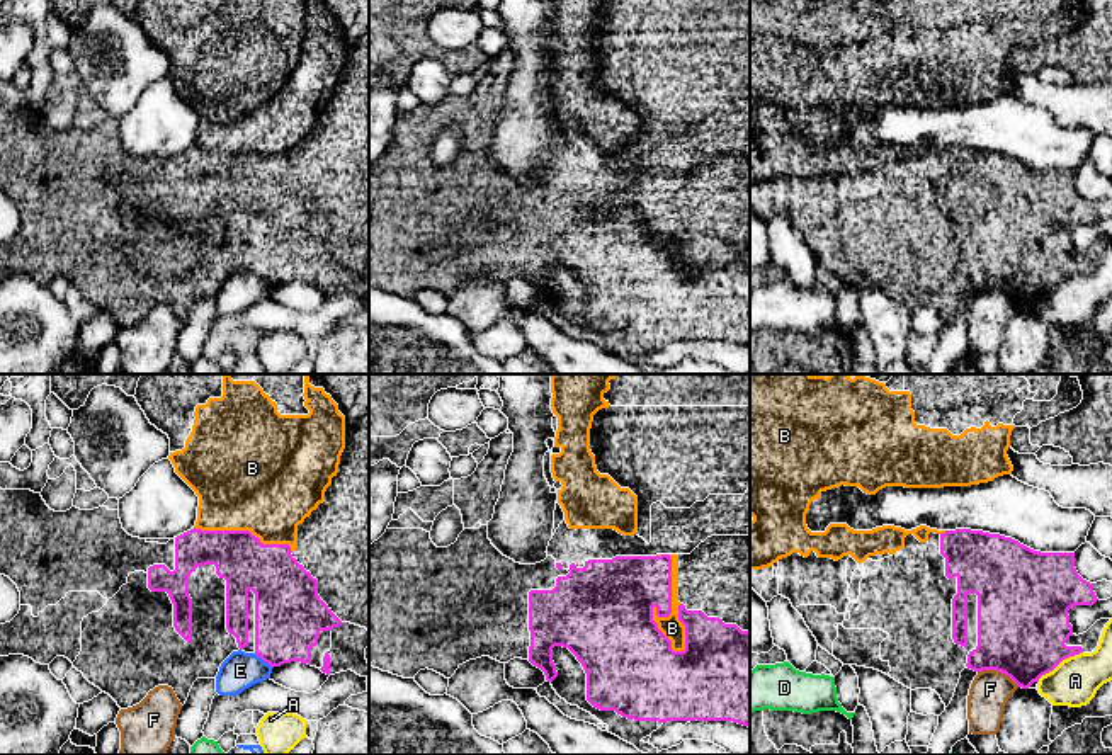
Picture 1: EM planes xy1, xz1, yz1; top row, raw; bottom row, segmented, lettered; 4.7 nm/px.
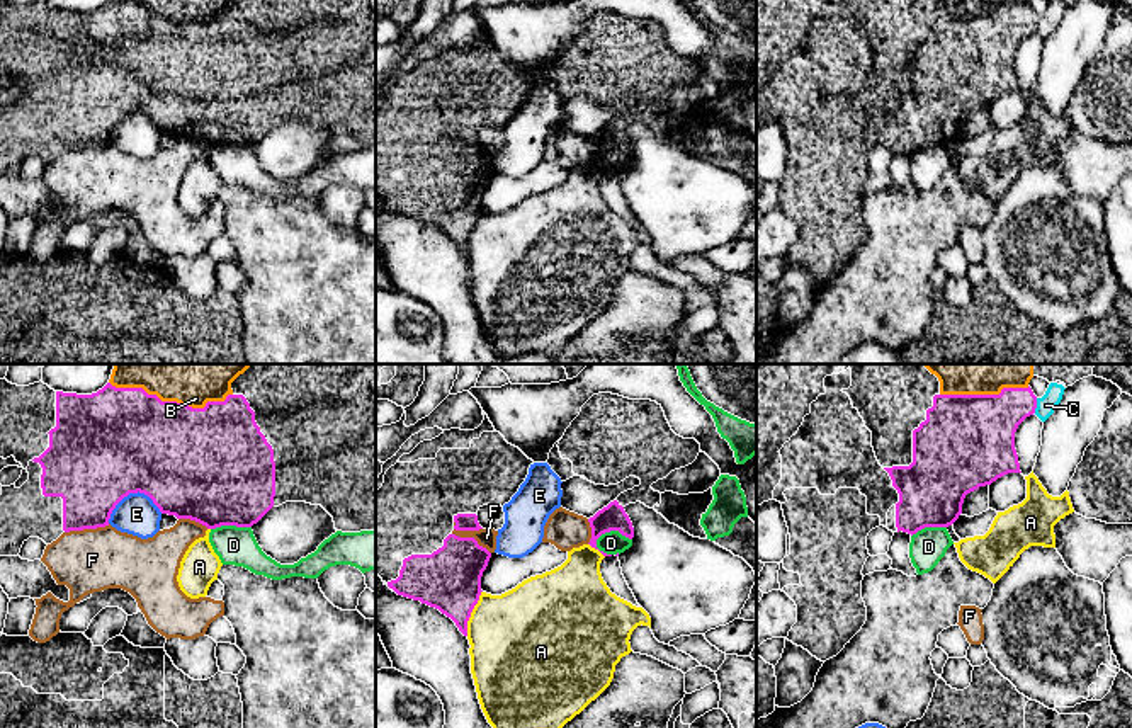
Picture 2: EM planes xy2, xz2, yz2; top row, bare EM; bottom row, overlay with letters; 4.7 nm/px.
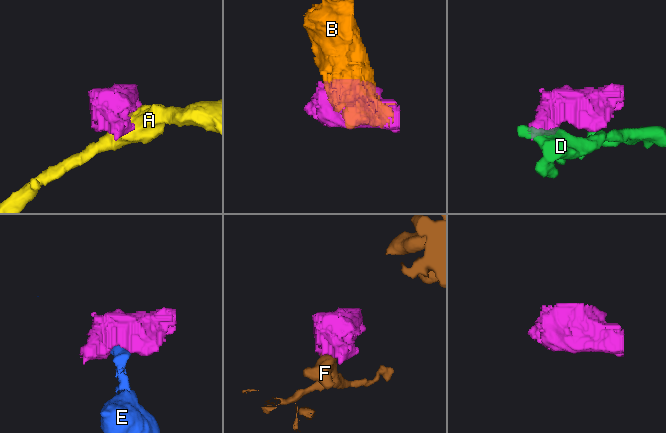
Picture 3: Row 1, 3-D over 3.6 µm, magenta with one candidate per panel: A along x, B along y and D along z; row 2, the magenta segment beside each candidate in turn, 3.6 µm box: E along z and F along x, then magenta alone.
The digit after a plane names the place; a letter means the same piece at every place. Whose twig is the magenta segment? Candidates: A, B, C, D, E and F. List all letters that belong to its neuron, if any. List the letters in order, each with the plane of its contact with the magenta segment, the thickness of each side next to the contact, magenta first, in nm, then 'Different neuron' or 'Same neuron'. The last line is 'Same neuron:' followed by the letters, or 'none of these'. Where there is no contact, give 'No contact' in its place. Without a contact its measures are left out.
A: Touches magenta in yz1. Thickness 440 nm (magenta) against 220 nm. Different neuron
B: Touches magenta in xz1. Thickness 360 nm (magenta) against 100 nm. Different neuron
C: Touches magenta in yz2. Thickness 280 nm (magenta) against 90 nm. Different neuron
D: Touches magenta in xz2. Thickness 130 nm (magenta) against 110 nm. Different neuron
E: Touches magenta in xy2. Thickness 500 nm (magenta) against 200 nm. Different neuron
F: Touches magenta in xz2. Thickness 300 nm (magenta) against 90 nm. Different neuron
Same neuron: none of these

